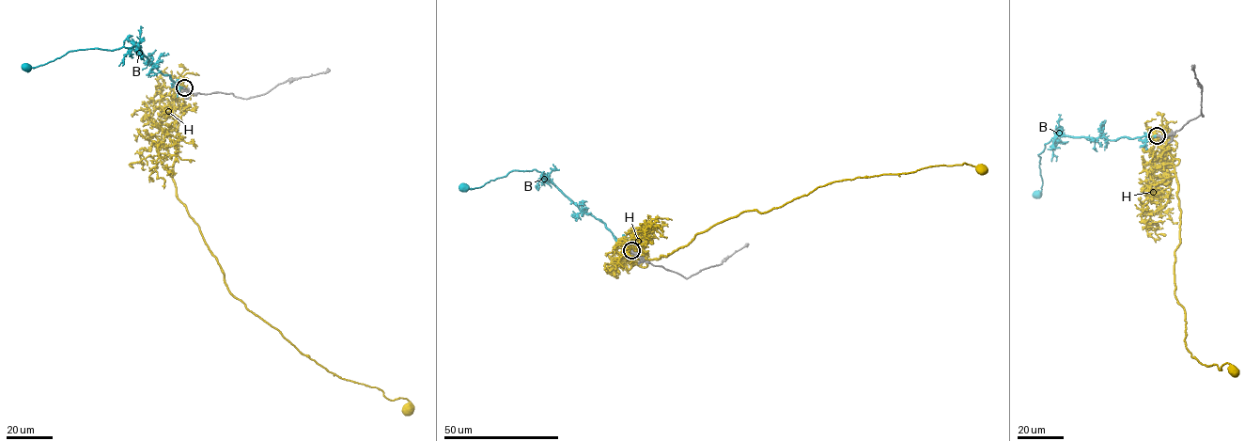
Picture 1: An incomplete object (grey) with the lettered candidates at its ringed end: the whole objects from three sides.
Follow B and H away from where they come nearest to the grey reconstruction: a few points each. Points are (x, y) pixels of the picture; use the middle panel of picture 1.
B: (630, 249), (617, 241), (603, 223), (582, 212), (538, 171), (513, 170), (477, 188), (464, 188)
H: (631, 251), (624, 249), (645, 267), (725, 219), (780, 207), (829, 183), (964, 163), (982, 169)

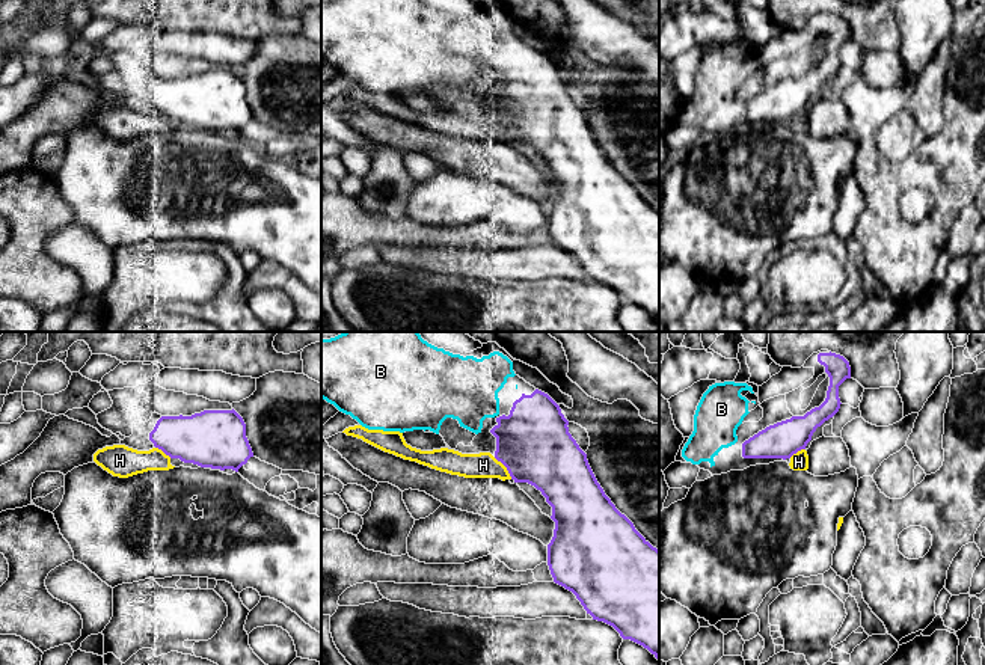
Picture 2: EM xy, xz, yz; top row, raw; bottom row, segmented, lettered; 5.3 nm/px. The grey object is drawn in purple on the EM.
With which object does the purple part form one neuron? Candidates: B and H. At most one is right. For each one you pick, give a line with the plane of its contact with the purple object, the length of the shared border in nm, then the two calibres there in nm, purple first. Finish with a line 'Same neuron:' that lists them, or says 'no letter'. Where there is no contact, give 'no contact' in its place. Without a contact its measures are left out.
B: no contact
Same neuron: B

